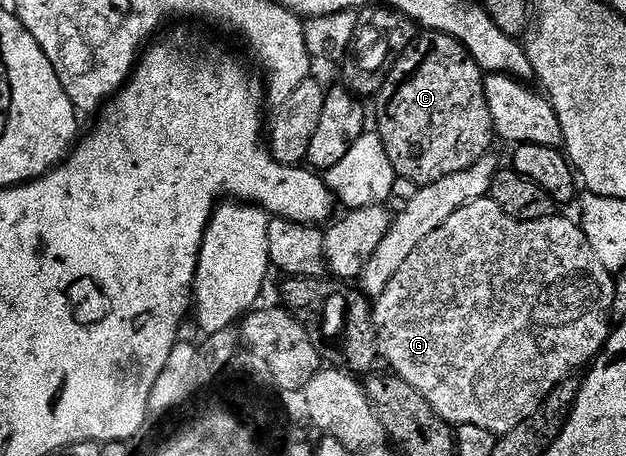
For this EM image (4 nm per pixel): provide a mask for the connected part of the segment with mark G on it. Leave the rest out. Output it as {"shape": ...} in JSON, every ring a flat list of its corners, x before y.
{"shape":[[485,197,458,209,444,224,426,241,406,257,406,261,386,289,374,303,374,322,376,324,376,342,378,350,385,364,389,363,391,370,401,379,406,381,434,410,442,416,449,425,479,425,495,435,502,436,510,433,510,429,517,427,530,413,534,413,542,405,542,401,550,392,563,383,565,379,575,376,576,370,587,368,604,348,610,334,608,319,610,320,610,303,606,298,606,283,600,280,601,272,598,264,592,258,592,250,584,236,579,222,572,219,535,219,522,221,512,219,490,197]]}

